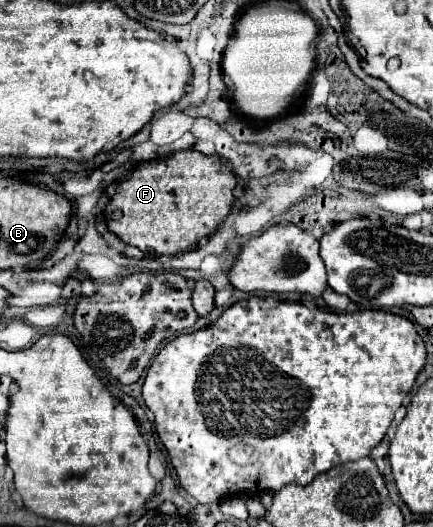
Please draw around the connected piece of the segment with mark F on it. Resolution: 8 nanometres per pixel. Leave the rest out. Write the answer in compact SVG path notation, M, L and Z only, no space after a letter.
M197 150L175 152L165 158L155 158L151 162L139 164L123 184L119 184L111 204L105 208L109 230L119 236L125 244L131 244L153 256L175 256L185 250L195 250L201 238L209 238L221 222L231 214L235 204L233 188L237 178L233 172L219 160L219 156L205 156Z

